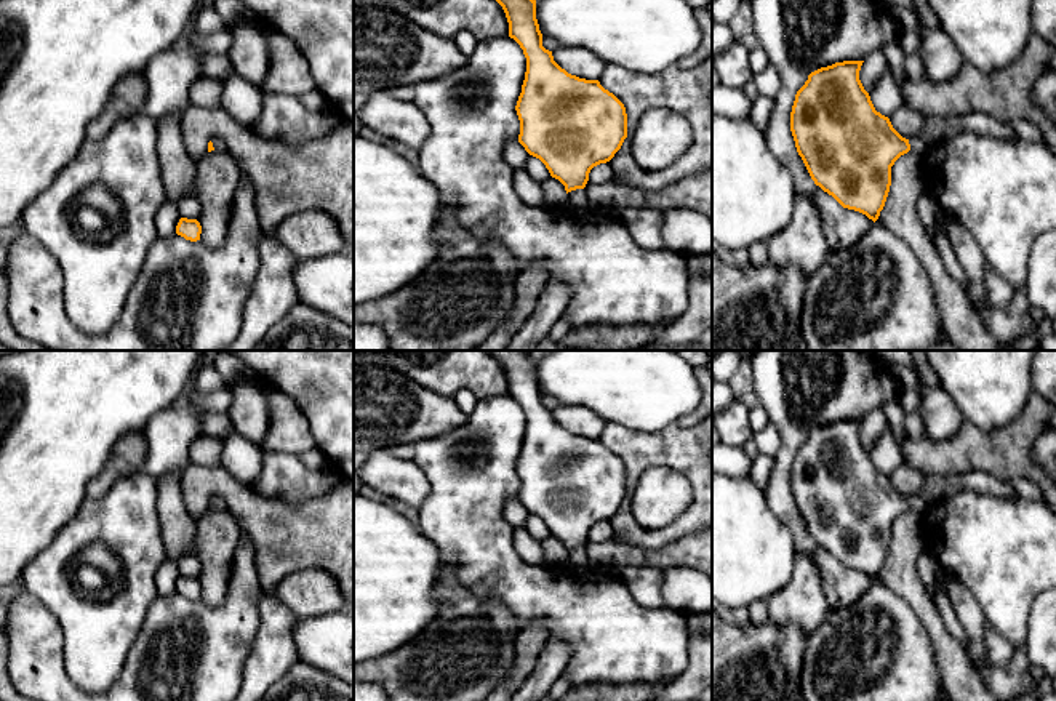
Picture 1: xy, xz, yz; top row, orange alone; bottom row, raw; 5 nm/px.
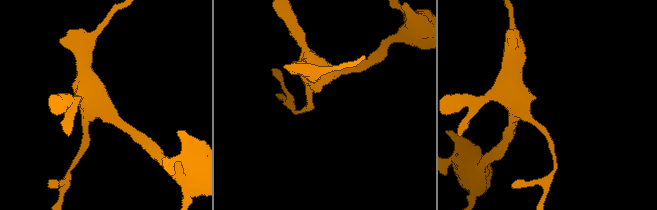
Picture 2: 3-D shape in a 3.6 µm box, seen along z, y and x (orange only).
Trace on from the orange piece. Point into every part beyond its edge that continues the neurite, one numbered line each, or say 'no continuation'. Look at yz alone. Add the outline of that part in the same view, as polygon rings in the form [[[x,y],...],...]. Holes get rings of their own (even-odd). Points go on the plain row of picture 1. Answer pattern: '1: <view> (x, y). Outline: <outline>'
1: yz (933, 488). Outline: [[[968,471],[950,475],[925,475],[920,491],[909,499],[910,511],[923,515],[928,506],[939,499],[947,499],[958,491],[978,491],[1008,499],[1018,496],[1016,490],[1008,482],[982,471]]]

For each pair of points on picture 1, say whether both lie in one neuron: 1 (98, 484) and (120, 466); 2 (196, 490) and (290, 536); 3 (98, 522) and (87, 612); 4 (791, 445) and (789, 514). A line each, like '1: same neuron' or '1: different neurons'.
1: same neuron
2: same neuron
3: same neuron
4: same neuron

